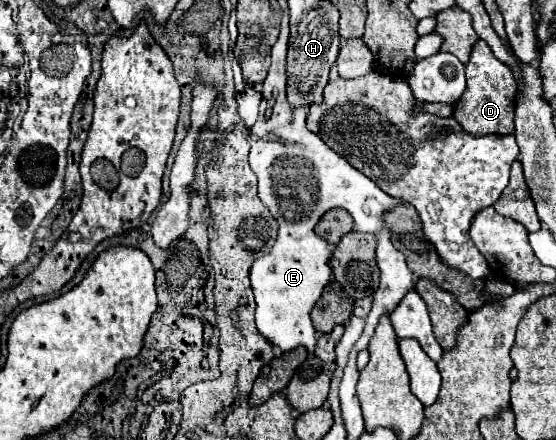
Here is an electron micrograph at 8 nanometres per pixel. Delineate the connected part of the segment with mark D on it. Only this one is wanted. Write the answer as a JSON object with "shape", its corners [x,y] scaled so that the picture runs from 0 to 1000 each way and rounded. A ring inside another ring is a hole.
{"shape":[[[860,91],[849,109],[845,141],[838,145],[842,195],[827,232],[817,241],[817,268],[845,305],[921,305],[924,300],[924,245],[928,245],[928,182],[921,155],[899,141],[871,91]],[[903,195],[906,200],[896,200]]]}

